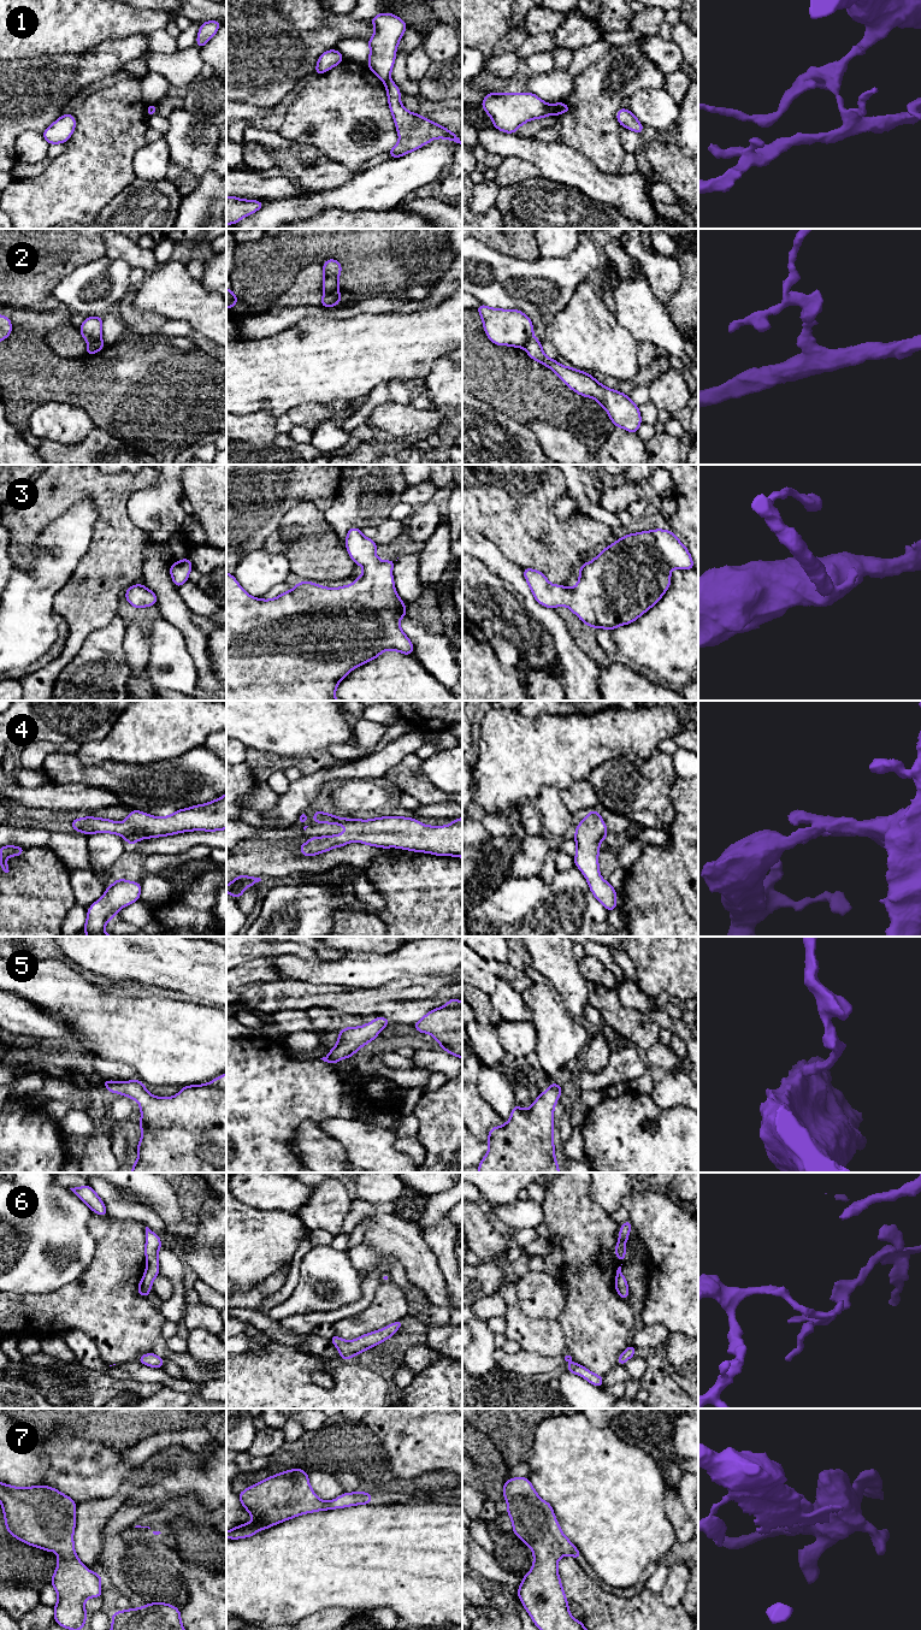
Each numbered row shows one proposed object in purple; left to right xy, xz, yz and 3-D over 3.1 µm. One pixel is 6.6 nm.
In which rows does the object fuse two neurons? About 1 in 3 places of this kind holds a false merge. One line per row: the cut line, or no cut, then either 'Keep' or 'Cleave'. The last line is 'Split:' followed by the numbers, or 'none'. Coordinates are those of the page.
1: Split along yz (549, 105), (550, 113). Cleave
2: Split along xz (338, 291), (324, 294). Cleave
3: No split. Keep
4: No split. Keep
5: No split. Keep
6: No split. Keep
7: No split. Keep
Split: 1, 2

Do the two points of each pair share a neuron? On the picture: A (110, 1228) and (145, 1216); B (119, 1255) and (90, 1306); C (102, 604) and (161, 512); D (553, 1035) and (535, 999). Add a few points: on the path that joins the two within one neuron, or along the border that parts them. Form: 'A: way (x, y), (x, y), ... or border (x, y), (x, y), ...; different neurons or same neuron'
A: border (108, 1214), (116, 1218), (137, 1220), (147, 1226); different neurons
B: way (117, 1268), (104, 1293); same neuron
C: border (129, 513), (129, 518), (148, 539), (145, 562); different neurons
D: way (553, 1027), (553, 1022), (543, 1008); same neuron

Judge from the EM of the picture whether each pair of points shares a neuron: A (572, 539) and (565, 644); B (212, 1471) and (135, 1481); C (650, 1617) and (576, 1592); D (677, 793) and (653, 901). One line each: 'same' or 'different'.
A: different
B: same
C: same
D: same

